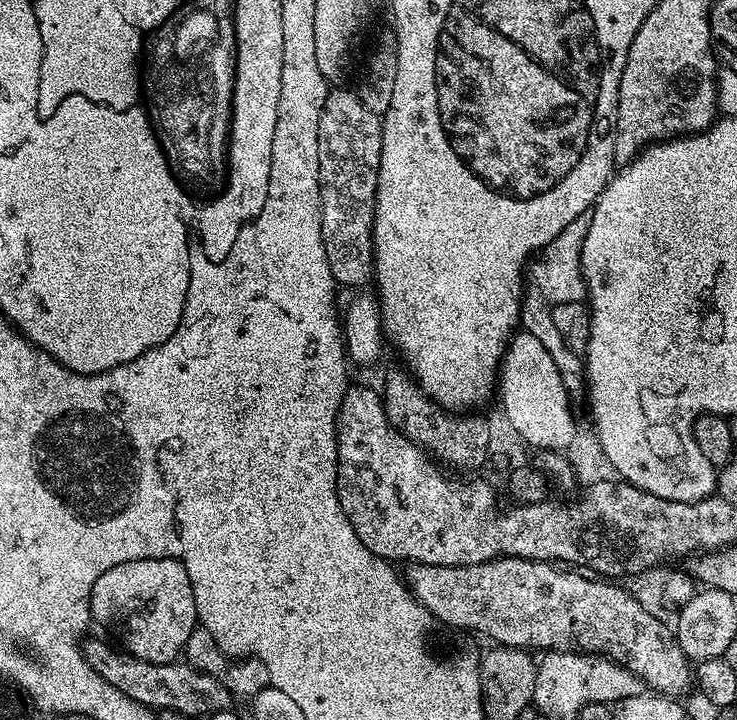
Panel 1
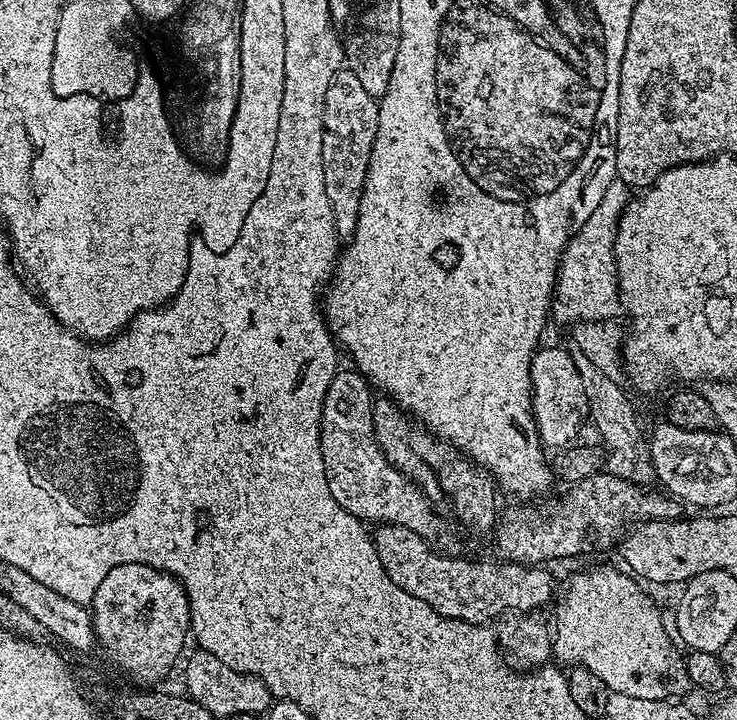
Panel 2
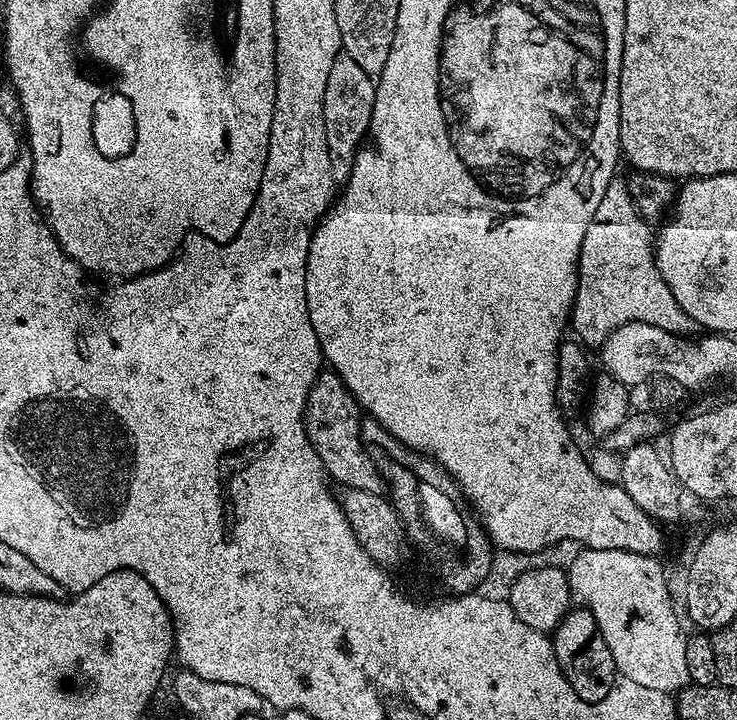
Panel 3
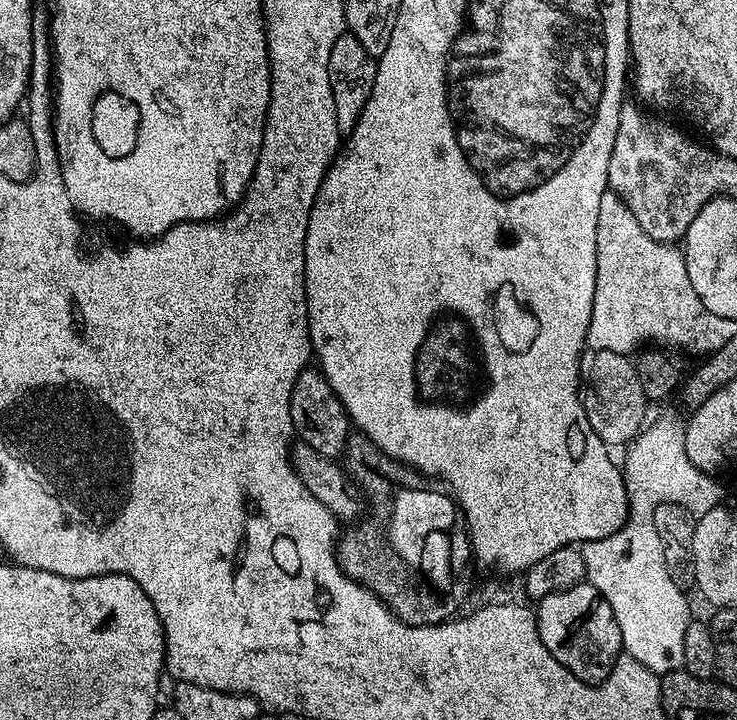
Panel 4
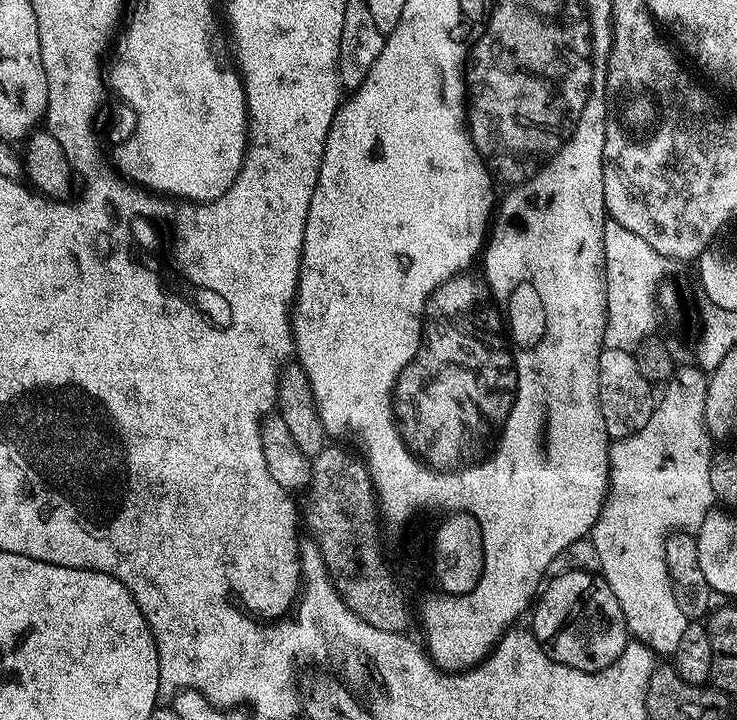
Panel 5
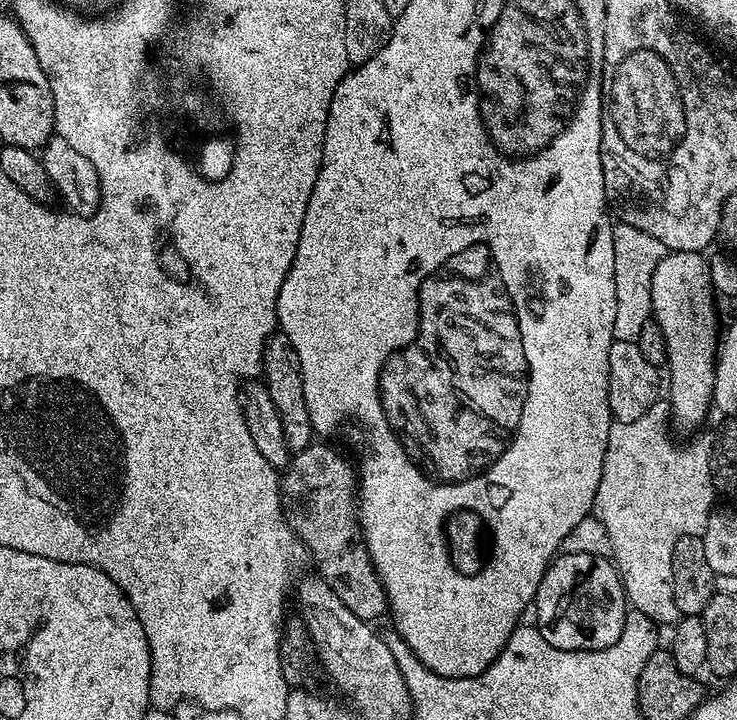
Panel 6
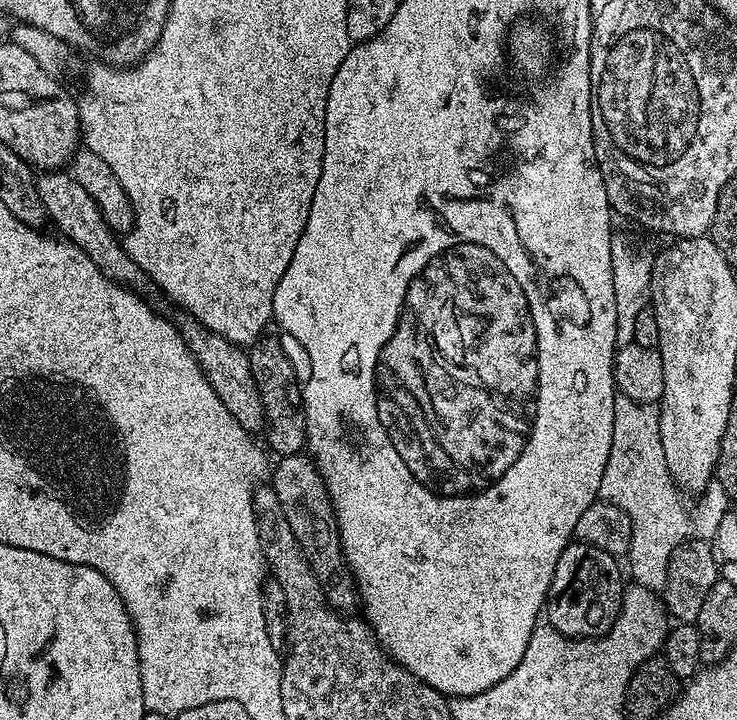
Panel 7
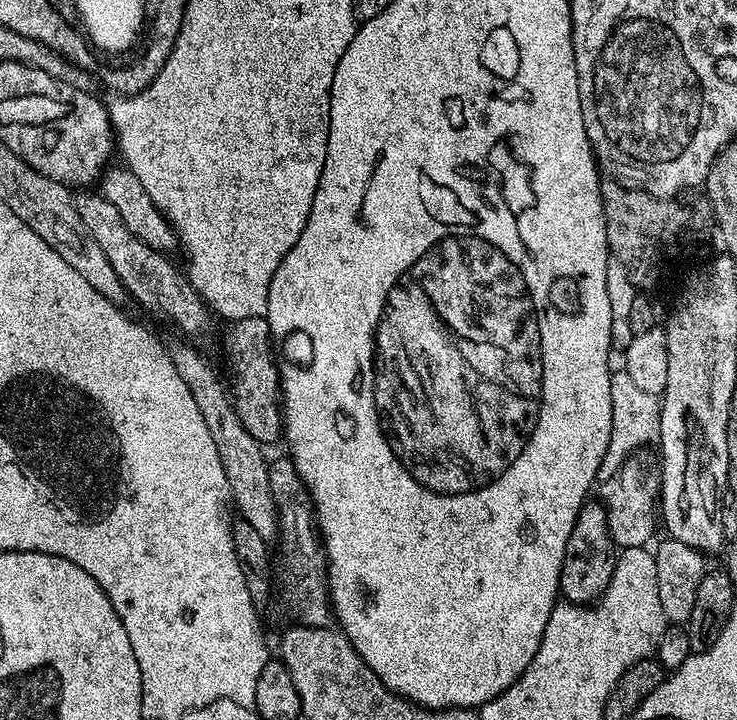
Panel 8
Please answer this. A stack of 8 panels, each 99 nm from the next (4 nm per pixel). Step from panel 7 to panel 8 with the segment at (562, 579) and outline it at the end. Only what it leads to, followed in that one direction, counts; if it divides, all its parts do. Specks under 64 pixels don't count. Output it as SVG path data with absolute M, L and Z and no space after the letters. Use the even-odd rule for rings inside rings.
M586 502L576 519L574 530L566 542L566 554L560 571L560 592L565 601L573 604L589 605L599 600L610 586L618 549L608 532L608 509L603 503Z

